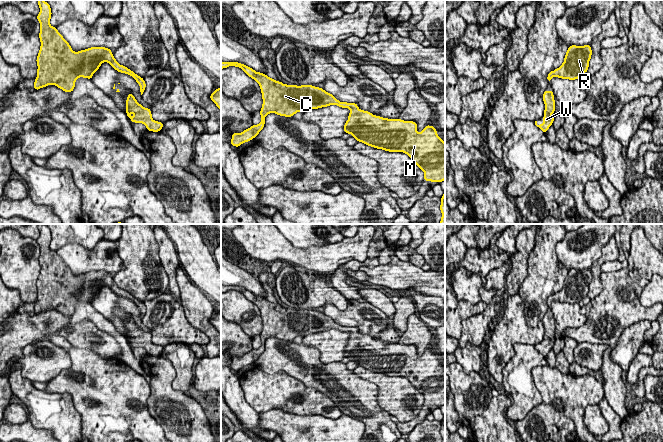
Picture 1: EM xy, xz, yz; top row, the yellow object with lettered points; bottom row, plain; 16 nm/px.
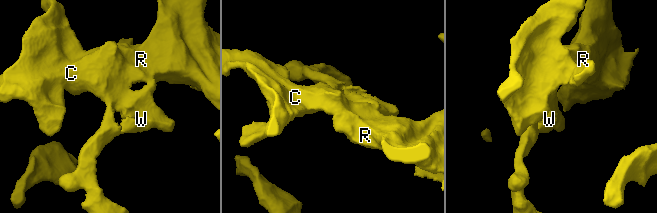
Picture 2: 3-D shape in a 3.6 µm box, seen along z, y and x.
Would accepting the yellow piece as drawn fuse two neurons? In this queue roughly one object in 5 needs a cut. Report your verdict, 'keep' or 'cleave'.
keep

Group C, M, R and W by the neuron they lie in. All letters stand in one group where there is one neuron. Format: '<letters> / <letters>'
C M R W

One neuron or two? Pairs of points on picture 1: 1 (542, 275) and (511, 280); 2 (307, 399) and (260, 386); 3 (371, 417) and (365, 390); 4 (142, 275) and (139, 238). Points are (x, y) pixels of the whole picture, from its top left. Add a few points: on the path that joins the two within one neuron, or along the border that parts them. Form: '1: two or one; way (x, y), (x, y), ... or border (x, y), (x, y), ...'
1: two; border (529, 256), (527, 276), (517, 293)
2: one; way (296, 392), (272, 391)
3: one; way (367, 410), (365, 408), (365, 397)
4: one; way (137, 266), (133, 262), (133, 247)

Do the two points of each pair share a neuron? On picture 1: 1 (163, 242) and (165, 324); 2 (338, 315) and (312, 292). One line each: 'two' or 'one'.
1: two
2: two

